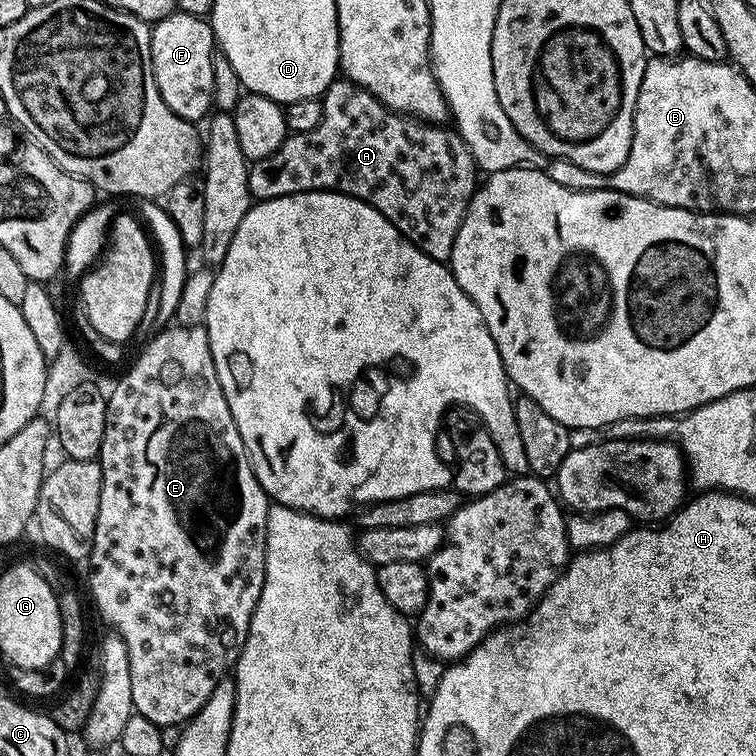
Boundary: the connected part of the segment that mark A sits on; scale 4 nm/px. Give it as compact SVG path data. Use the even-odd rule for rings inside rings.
M343 78L333 80L332 85L325 90L322 99L324 102L324 117L322 122L318 122L318 126L314 130L309 132L293 132L284 139L282 146L278 150L274 150L274 154L270 154L261 160L251 161L248 169L248 185L253 197L257 201L262 201L269 200L270 198L282 198L283 196L298 194L299 192L341 192L347 196L358 198L370 206L374 206L374 210L382 213L410 243L418 246L418 250L430 254L430 258L445 262L451 261L452 251L454 250L454 238L458 234L458 226L462 226L465 210L468 209L468 204L472 200L478 184L478 179L476 180L478 170L475 166L475 160L464 139L460 137L460 133L455 130L447 132L447 127L426 124L411 118L405 119L403 115L389 112L386 105L378 102L378 98L374 98L374 94L370 94L362 86L358 86L354 82Z

